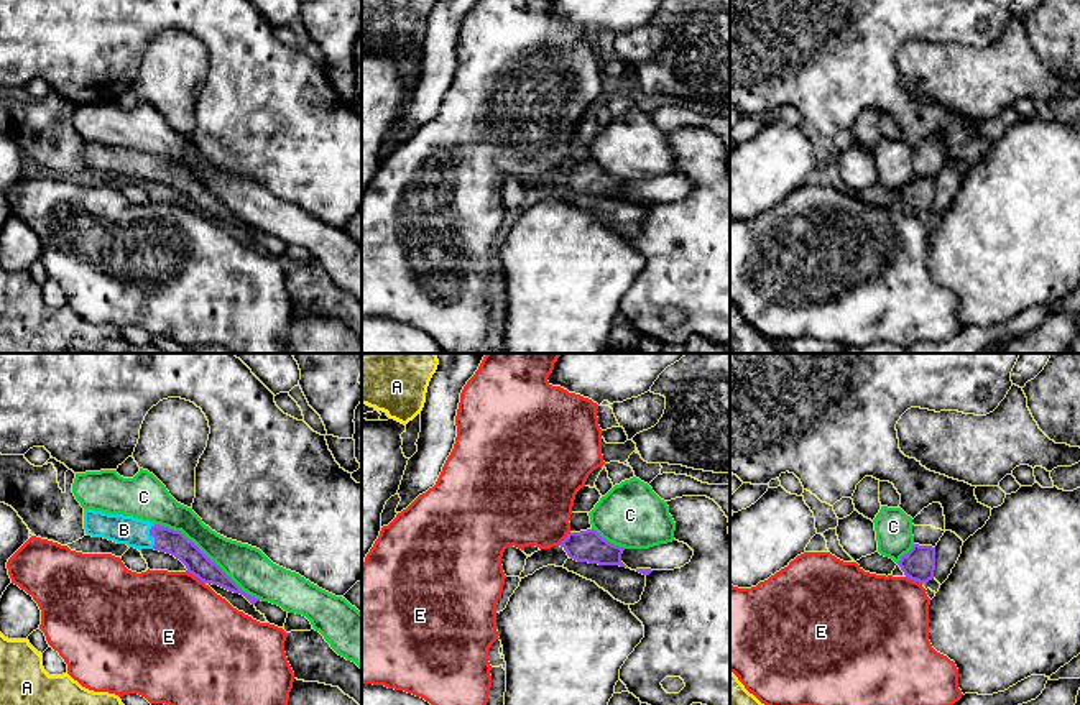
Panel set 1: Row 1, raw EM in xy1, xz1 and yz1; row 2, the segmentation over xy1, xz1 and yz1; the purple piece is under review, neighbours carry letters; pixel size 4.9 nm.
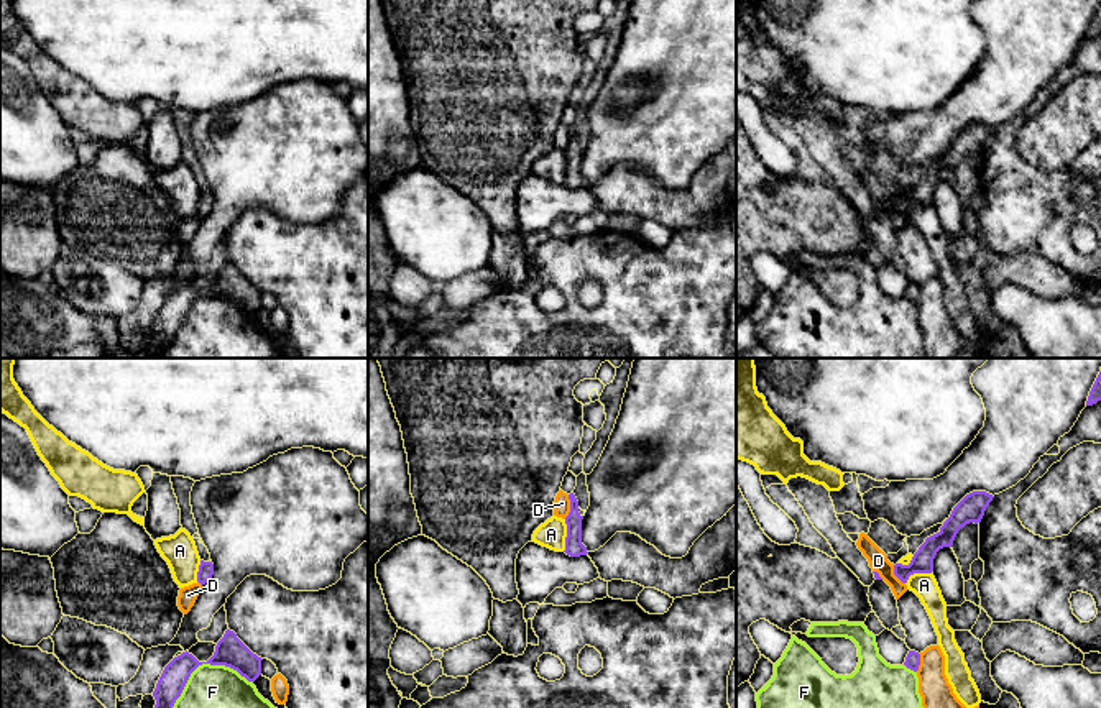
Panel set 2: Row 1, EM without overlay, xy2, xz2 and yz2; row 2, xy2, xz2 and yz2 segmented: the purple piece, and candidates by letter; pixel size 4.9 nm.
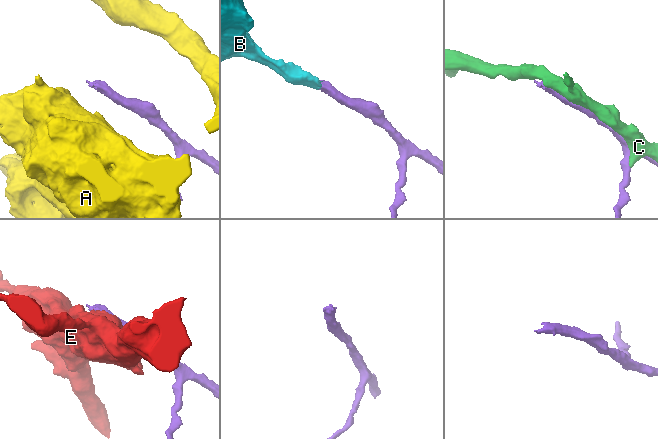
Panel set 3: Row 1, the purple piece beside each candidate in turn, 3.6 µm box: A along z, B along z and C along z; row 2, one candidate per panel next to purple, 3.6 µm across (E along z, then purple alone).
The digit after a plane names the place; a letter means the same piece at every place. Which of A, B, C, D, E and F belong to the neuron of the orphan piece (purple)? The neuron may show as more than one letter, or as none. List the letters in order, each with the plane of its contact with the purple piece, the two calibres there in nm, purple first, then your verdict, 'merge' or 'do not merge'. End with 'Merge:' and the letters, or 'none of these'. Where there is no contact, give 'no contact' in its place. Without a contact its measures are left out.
A: xz2 | 90/140 nm | do not merge
B: xy1 | 120/140 nm | merge
C: xy1 | 120/200 nm | do not merge
D: xz2 | 90/80 nm | do not merge
E: xy1 | 120/480 nm | do not merge
F: xy2 | 150/420 nm | do not merge
Merge: B

